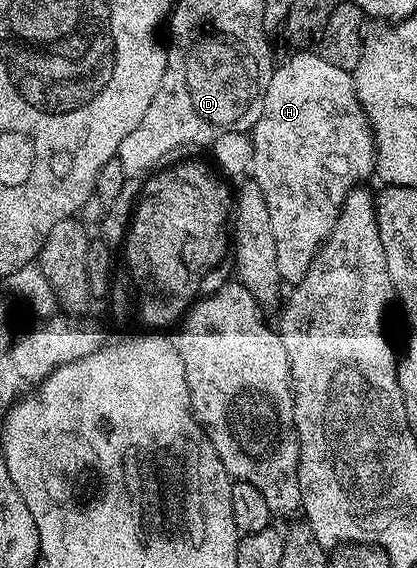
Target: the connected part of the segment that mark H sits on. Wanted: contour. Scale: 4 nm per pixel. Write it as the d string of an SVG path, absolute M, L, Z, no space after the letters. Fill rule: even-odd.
M311 49L292 55L295 56L280 62L272 73L261 117L249 135L253 145L250 174L253 182L261 185L261 193L265 193L273 242L277 244L277 273L287 285L300 283L305 273L309 273L315 254L333 229L347 194L375 175L375 134L355 95L352 72L329 65L329 61Z

